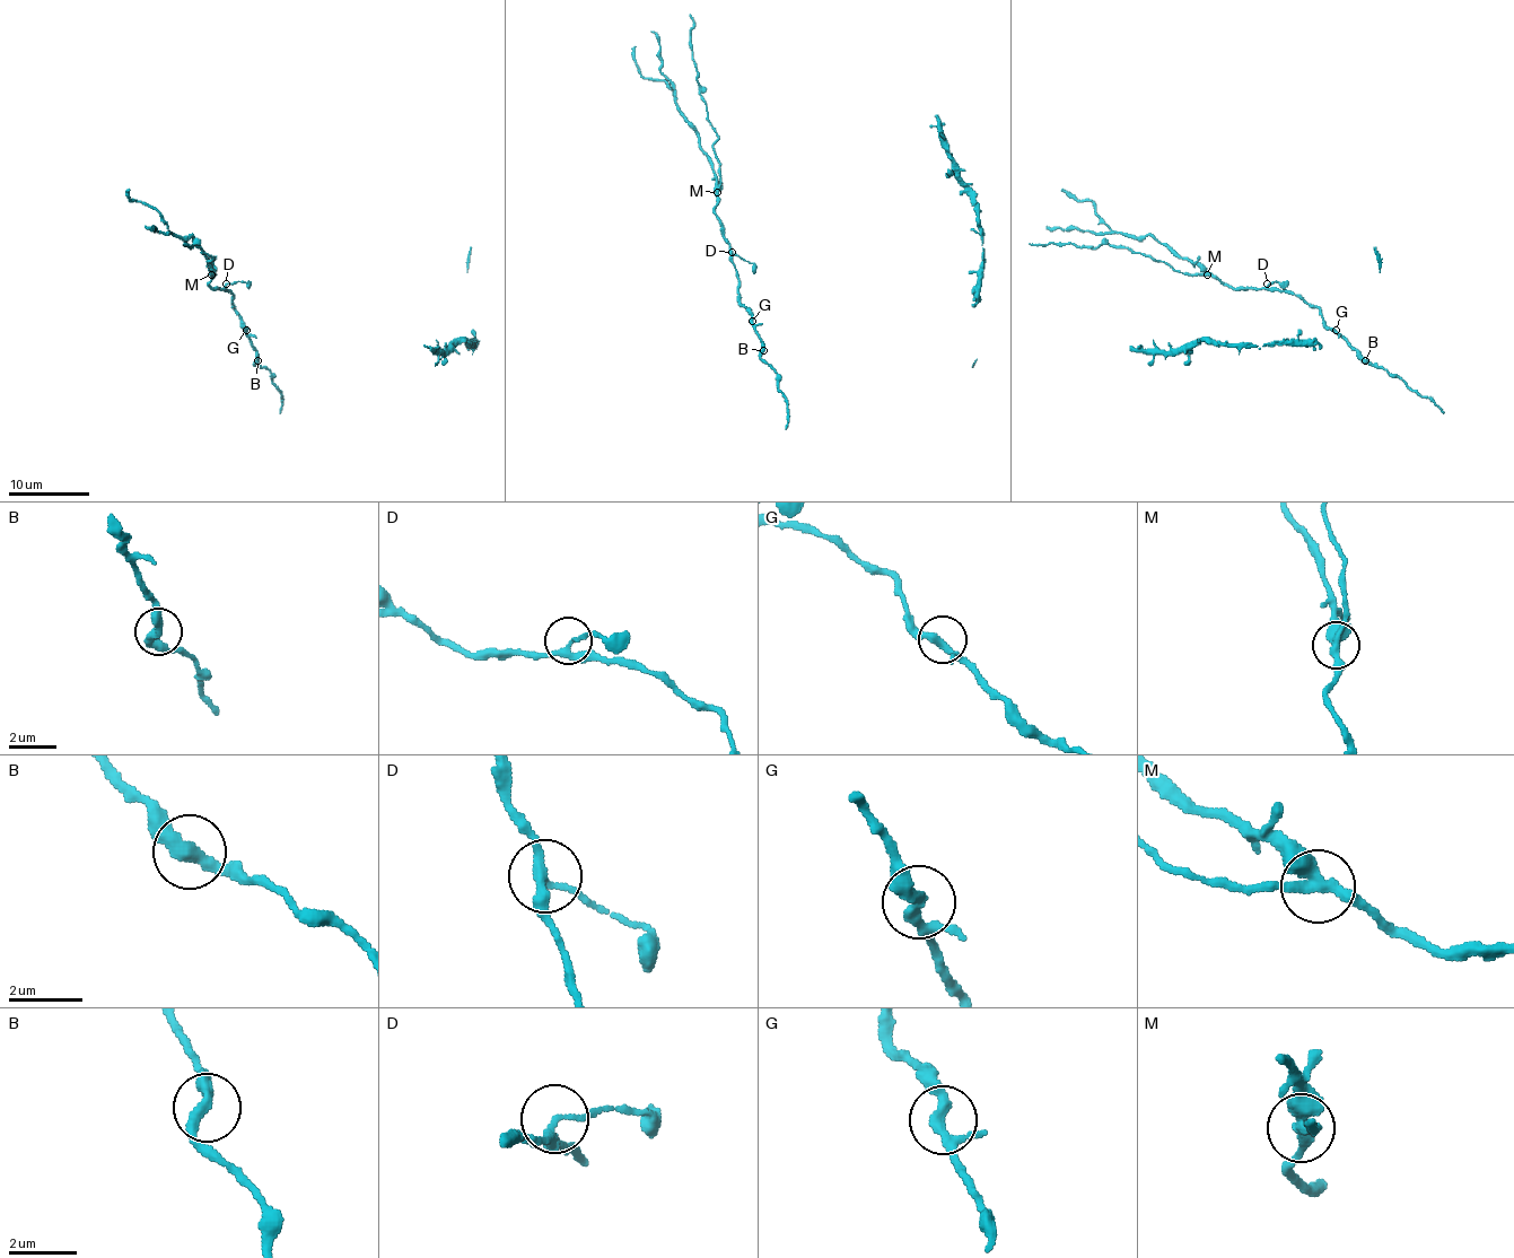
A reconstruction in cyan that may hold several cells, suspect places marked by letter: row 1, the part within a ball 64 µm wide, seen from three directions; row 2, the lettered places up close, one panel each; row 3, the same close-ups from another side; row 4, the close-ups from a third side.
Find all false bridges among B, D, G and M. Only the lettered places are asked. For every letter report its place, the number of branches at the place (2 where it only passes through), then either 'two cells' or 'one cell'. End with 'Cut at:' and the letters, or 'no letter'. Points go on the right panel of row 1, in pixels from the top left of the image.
B: (1365, 360) | 2 | one cell
D: (1267, 284) | 3 | one cell
G: (1336, 330) | 3 | one cell
M: (1207, 274) | 3 | two cells
Cut at: M

